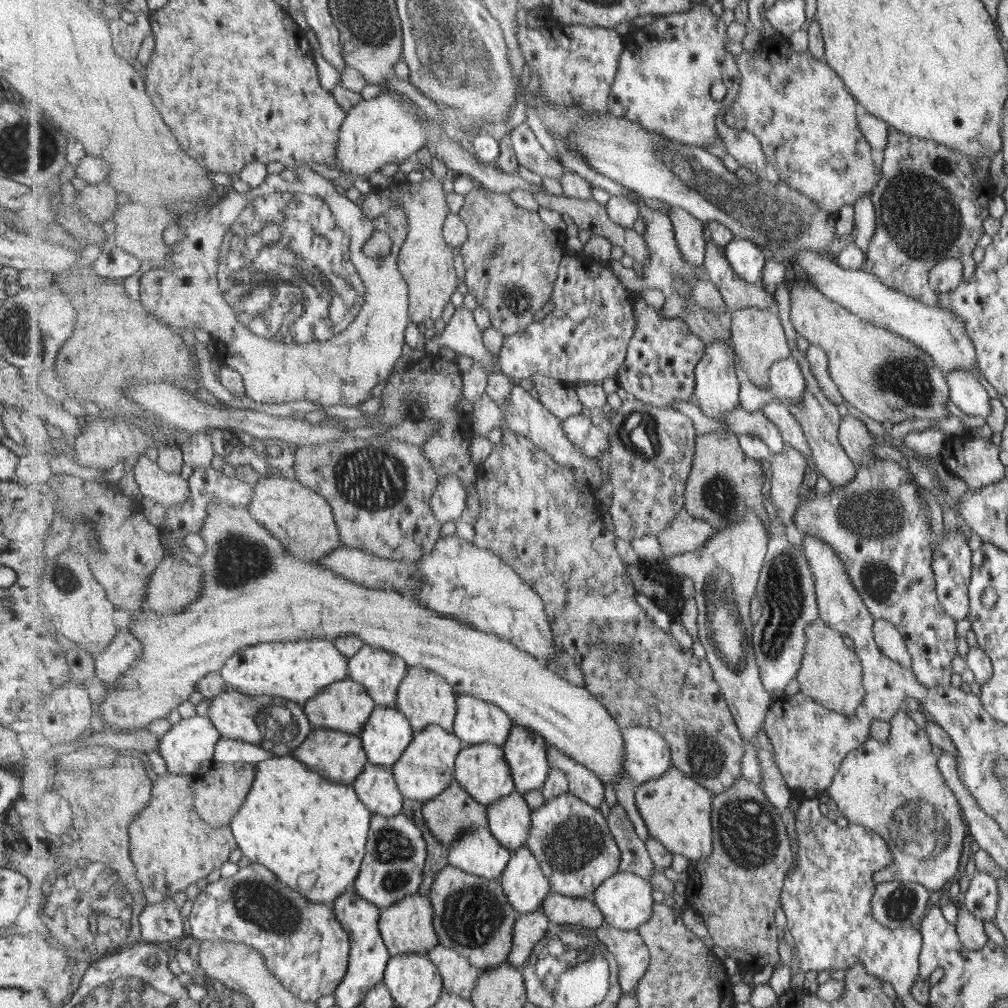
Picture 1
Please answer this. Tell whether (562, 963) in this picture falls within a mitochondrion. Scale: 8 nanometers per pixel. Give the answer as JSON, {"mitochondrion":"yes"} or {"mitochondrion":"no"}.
{"mitochondrion":"yes"}

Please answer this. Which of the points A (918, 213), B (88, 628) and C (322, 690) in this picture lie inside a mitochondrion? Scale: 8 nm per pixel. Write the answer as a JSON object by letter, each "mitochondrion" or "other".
{"A":"mitochondrion","B":"other","C":"other"}

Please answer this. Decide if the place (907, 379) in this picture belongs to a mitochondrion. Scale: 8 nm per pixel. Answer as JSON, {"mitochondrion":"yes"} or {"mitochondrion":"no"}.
{"mitochondrion":"yes"}

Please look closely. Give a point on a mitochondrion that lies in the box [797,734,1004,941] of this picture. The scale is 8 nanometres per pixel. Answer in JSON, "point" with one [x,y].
{"point":[925,825]}

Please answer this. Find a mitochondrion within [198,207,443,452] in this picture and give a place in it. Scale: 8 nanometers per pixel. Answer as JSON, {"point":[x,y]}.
{"point":[338,318]}

